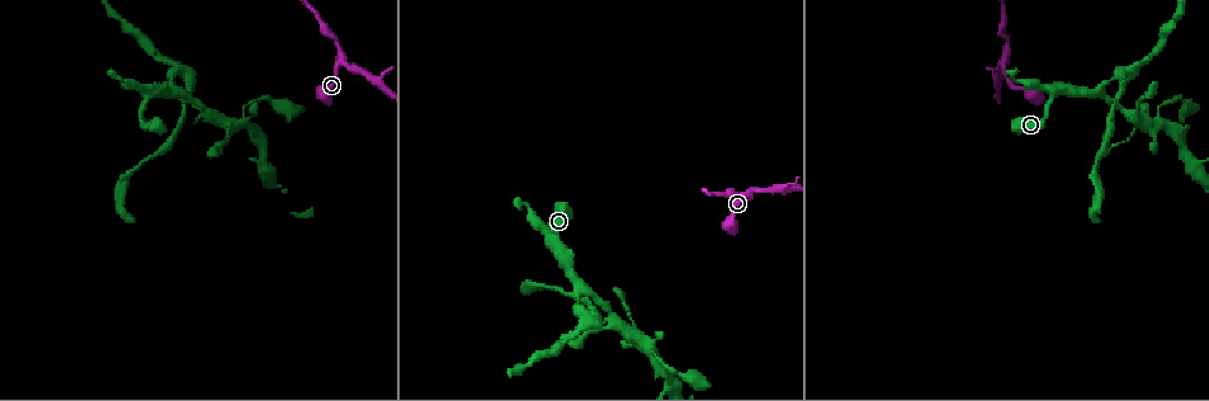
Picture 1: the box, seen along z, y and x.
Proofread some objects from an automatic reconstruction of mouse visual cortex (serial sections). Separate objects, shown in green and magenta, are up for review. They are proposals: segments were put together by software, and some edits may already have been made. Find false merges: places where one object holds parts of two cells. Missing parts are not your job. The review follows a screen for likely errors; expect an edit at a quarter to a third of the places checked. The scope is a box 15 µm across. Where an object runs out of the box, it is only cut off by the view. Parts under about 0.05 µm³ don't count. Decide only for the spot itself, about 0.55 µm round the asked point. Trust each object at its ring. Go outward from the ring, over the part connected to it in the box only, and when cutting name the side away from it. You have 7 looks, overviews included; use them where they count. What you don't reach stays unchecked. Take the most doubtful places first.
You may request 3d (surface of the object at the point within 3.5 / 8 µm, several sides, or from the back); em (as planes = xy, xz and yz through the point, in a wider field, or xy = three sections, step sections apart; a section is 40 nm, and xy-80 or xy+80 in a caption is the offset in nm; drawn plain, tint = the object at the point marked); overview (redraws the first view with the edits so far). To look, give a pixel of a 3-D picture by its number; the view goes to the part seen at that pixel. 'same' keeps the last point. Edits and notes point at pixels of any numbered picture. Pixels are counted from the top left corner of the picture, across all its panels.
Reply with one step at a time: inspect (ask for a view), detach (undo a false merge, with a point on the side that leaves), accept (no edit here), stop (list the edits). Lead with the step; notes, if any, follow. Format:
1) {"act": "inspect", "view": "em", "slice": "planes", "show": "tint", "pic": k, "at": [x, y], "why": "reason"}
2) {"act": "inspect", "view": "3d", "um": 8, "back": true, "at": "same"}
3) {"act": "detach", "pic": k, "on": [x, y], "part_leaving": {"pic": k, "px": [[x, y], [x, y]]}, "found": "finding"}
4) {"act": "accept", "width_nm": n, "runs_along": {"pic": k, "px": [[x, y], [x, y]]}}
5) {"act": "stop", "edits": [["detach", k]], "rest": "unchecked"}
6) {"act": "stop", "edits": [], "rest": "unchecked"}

{"act": "inspect", "view": "3d", "um": 3.5, "pic": 1, "at": [345, 61], "why": "three-way junction"}

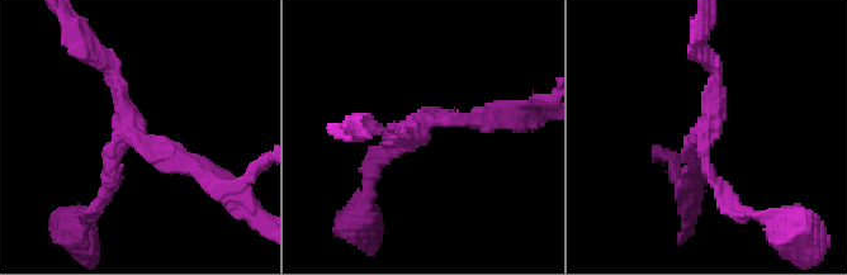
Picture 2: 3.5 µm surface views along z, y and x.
{"act": "inspect", "view": "em", "slice": "xy", "step": 3, "show": "tint", "pic": 2, "at": [135, 135], "arms": 3, "arm_widths_nm": [150, 150, 200]}

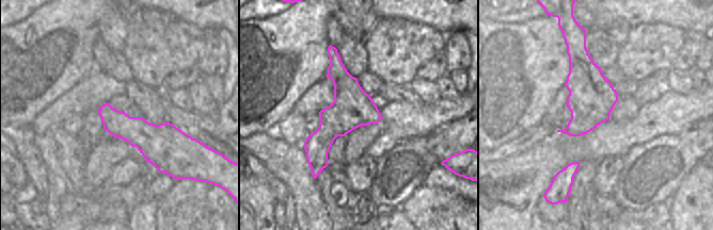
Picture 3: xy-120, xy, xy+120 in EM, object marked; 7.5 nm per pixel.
{"act": "accept", "width_nm": 300, "runs_along": {"pic": 3, "px": [[332, 50], [342, 115], [316, 170]]}, "found": "one cell here"}

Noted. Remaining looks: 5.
{"act": "inspect", "view": "3d", "um": 3.5, "pic": 1, "at": [225, 141], "why": "narrows sharply"}

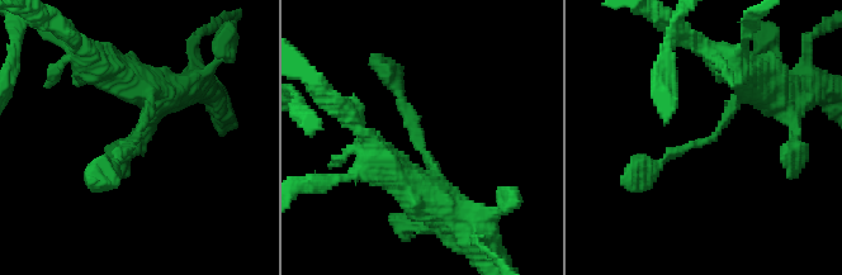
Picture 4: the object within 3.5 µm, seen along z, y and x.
{"act": "inspect", "view": "em", "slice": "xy", "step": 3, "show": "tint", "pic": 4, "at": [136, 136]}

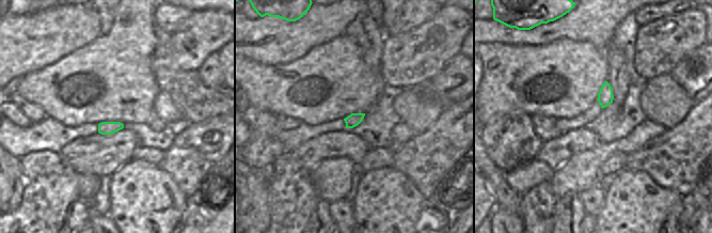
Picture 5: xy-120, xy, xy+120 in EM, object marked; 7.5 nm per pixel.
{"act": "inspect", "view": "em", "slice": "planes", "show": "tint", "at": "same", "why": "cut it another way"}

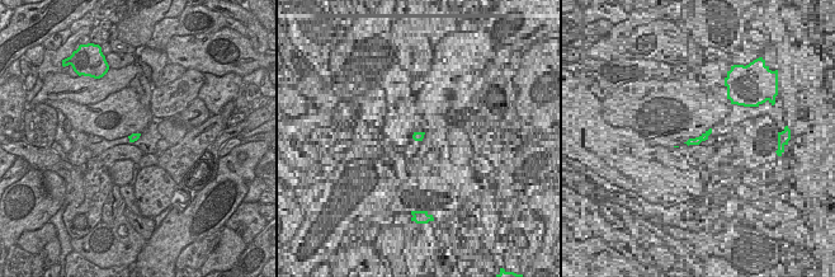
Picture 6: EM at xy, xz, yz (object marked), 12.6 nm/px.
{"act": "accept", "runs_along": {"pic": 4, "px": [[752, 75], [713, 138], [651, 169]]}, "found": "continuous, no second cell"}

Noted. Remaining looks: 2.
{"act": "stop", "edits": [], "rest": "unchecked"}

